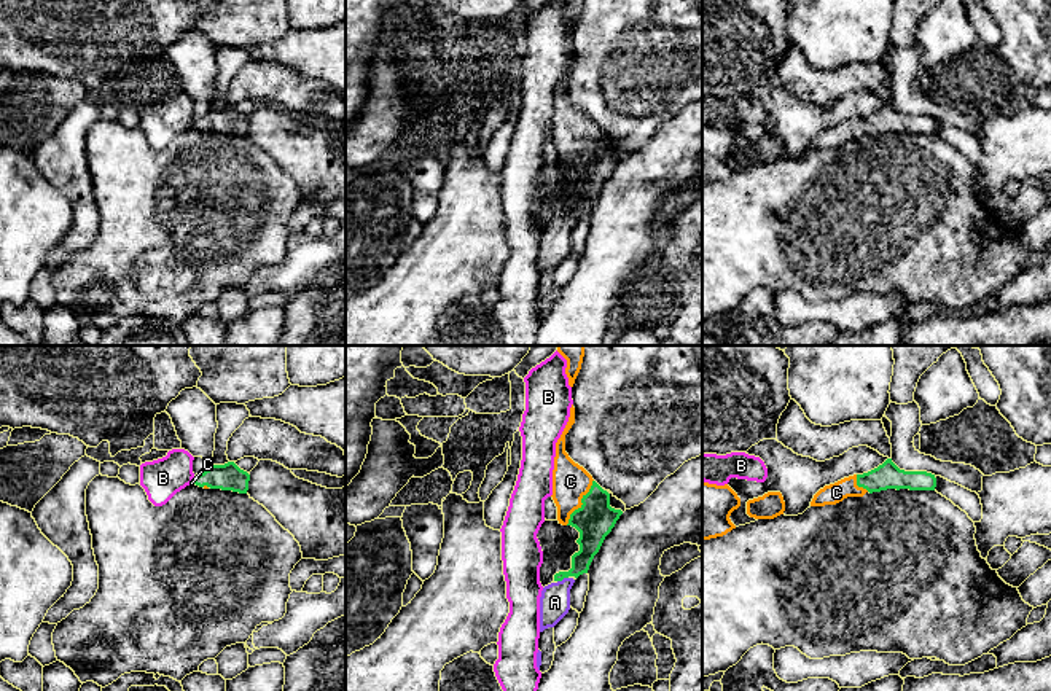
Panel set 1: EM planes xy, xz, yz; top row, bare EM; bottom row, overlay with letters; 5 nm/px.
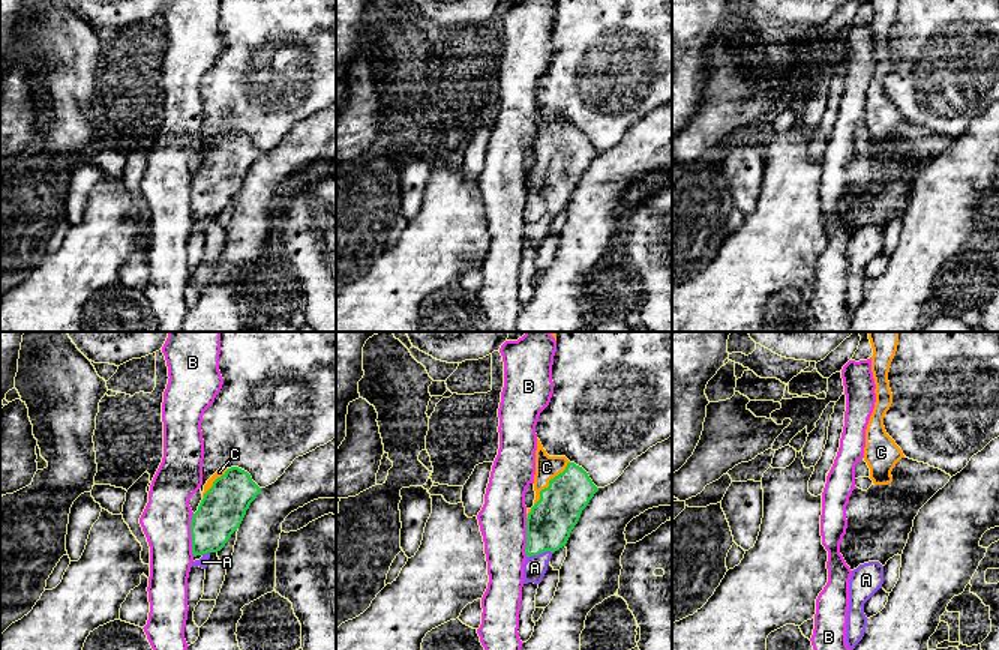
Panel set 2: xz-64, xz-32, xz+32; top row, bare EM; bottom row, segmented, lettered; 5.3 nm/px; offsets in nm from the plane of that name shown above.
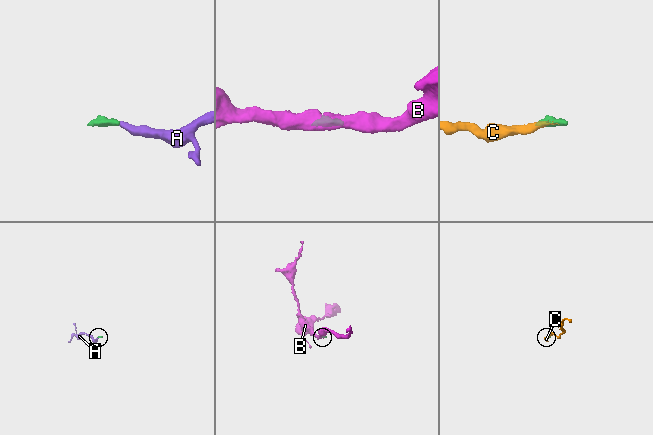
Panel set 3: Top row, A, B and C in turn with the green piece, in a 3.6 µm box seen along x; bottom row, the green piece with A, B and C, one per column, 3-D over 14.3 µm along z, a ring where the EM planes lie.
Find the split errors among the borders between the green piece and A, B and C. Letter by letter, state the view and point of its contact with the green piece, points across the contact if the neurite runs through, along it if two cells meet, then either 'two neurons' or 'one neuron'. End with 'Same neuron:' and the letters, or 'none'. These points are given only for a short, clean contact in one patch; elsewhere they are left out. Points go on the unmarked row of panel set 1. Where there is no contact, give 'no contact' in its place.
A: contact xz (562, 222); way xz (591, 182), (586, 198), (562, 222), (562, 231), (554, 245); one neuron
B: contact xy (193, 123); border xy (195, 120), (191, 124); two neurons
C: contact xz (582, 145); way xz (596, 161), (582, 145), (570, 124); one neuron
Same neuron: A, C

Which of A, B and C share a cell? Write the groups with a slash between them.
A C / B

